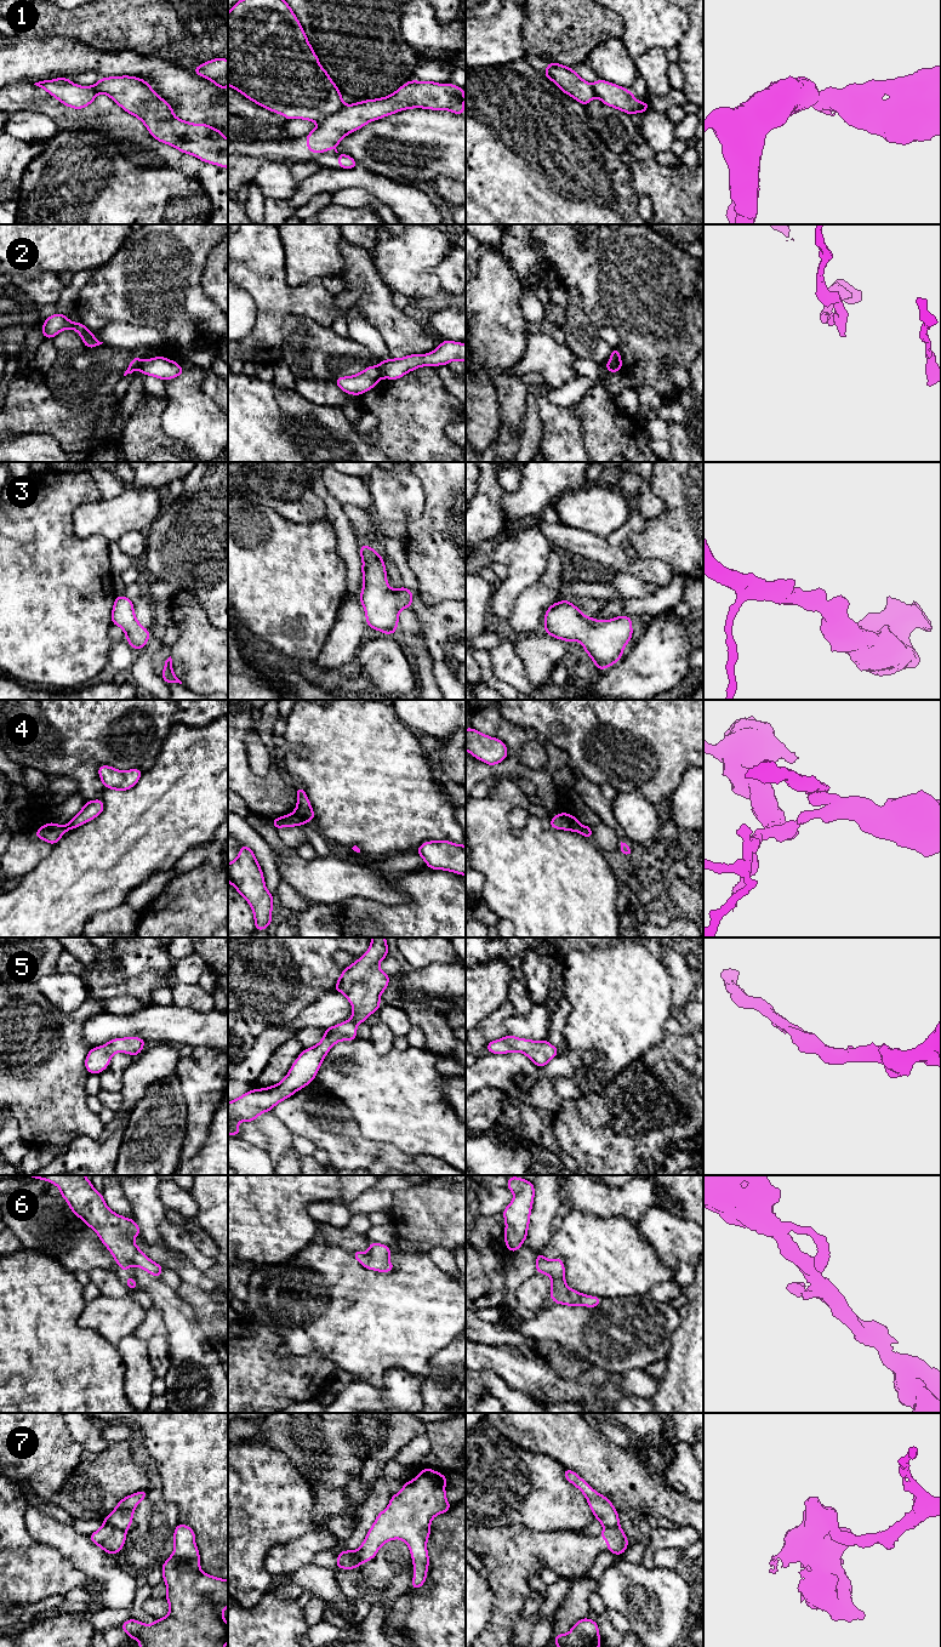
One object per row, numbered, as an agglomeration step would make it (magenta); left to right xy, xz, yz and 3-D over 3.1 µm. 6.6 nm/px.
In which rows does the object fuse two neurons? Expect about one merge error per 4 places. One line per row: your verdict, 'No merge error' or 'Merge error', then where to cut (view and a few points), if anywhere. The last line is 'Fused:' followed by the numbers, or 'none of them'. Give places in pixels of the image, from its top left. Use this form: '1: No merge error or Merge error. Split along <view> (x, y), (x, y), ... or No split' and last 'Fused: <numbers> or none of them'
1: Merge error. Split along xz (343, 104), (318, 126)
2: Merge error. Split along xz (377, 366), (382, 377)
3: No merge error. No split
4: Merge error. Split along xz (294, 811), (304, 821)
5: No merge error. No split
6: No merge error. No split
7: Merge error. Split along xy (103, 1522), (125, 1531)
Fused: 1, 2, 4, 7

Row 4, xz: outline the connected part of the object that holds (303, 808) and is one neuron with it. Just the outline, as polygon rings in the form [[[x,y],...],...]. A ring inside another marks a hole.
[[[297,787],[297,805],[293,813],[300,815],[304,822],[309,822],[315,817],[315,814],[312,809],[310,802],[306,796],[306,791],[303,787]]]

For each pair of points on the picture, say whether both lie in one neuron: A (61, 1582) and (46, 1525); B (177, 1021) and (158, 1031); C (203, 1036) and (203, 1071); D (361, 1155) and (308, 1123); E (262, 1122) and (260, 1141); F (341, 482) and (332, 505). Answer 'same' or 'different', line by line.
A: different
B: same
C: different
D: same
E: different
F: different

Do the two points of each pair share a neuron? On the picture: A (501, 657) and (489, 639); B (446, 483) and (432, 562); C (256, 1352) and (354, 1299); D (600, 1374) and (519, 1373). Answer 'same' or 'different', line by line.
A: different
B: same
C: different
D: different

